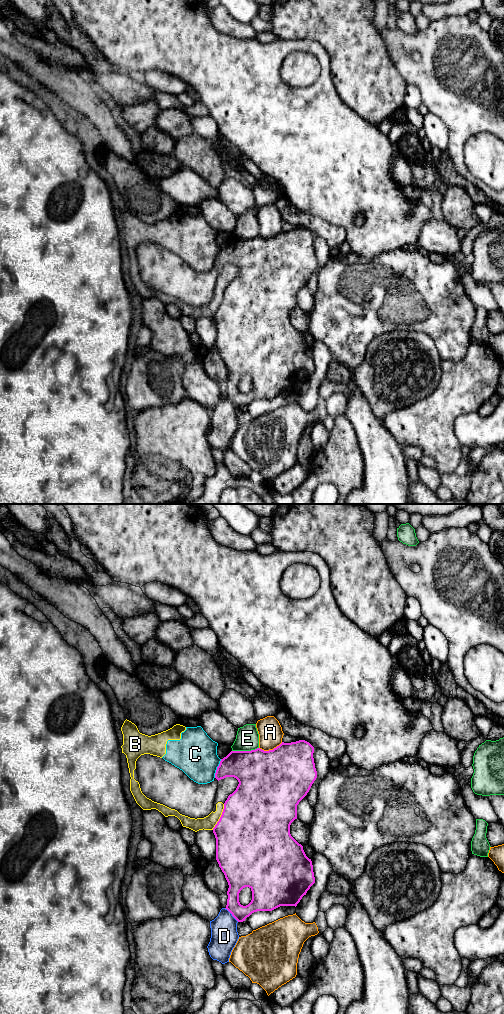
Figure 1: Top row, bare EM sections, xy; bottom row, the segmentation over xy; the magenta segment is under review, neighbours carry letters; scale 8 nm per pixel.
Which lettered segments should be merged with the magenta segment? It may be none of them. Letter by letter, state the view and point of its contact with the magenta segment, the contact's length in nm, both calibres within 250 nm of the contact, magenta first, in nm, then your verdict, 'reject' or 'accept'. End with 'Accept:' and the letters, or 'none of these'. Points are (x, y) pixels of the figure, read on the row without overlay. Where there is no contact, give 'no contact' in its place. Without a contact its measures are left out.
A: xy (270, 238) | 200 nm | 500/190 nm | reject
B: xy (220, 305) | 220 nm | 500/110 nm | reject
C: xy (217, 256) | 160 nm | 280/340 nm | reject
D: xy (231, 401) | 160 nm | 140/220 nm | reject
E: xy (245, 239) | 220 nm | 420/190 nm | reject
Accept: none of these

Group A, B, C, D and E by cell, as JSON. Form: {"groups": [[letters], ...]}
{"groups": [["A"], ["B", "C"], ["D"], ["E"]]}

